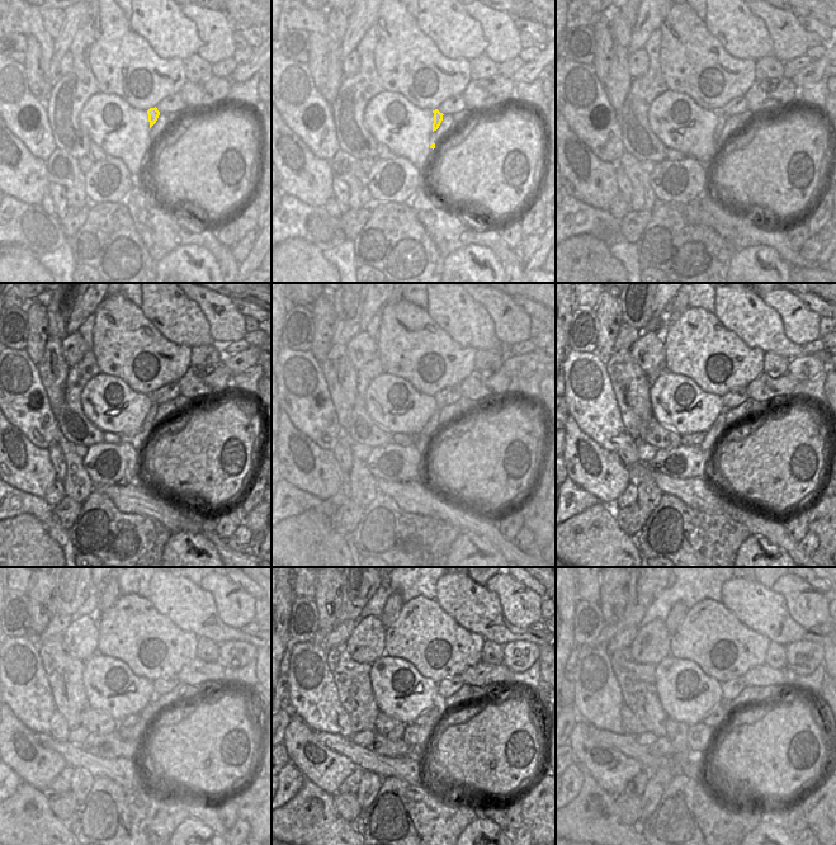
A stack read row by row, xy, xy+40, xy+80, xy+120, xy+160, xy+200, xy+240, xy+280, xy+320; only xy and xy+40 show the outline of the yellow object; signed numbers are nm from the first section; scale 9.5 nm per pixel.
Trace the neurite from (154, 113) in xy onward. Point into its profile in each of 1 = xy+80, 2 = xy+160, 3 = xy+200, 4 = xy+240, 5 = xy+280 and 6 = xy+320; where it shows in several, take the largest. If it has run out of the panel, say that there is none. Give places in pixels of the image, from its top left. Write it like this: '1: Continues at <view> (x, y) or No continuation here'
1: Continues at xy+80 (722, 118)
2: Continues at xy+160 (424, 439)
3: Continues at xy+200 (713, 433)
4: Continues at xy+240 (137, 733)
5: Continues at xy+280 (414, 735)
6: Continues at xy+320 (699, 736)

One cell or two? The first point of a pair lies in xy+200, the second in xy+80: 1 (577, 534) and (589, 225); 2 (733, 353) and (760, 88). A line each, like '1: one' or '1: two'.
1: two
2: two

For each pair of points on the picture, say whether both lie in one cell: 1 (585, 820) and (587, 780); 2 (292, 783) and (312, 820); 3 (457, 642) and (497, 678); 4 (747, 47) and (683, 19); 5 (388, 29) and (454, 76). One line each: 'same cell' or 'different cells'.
1: same cell
2: different cells
3: different cells
4: different cells
5: same cell

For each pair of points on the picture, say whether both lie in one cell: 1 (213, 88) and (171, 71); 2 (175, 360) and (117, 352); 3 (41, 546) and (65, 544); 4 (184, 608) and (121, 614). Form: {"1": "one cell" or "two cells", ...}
{"1": "two cells", "2": "one cell", "3": "two cells", "4": "two cells"}

